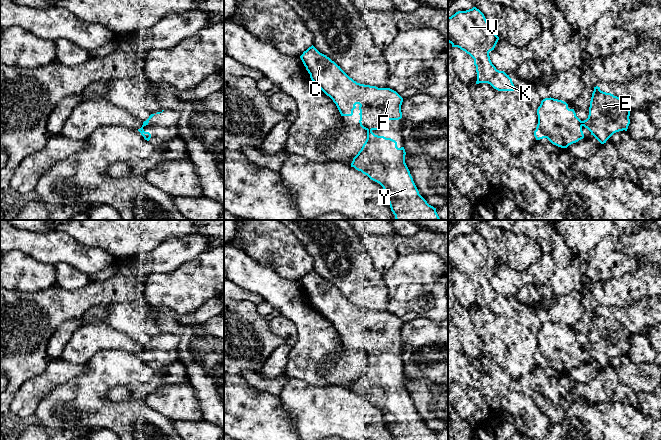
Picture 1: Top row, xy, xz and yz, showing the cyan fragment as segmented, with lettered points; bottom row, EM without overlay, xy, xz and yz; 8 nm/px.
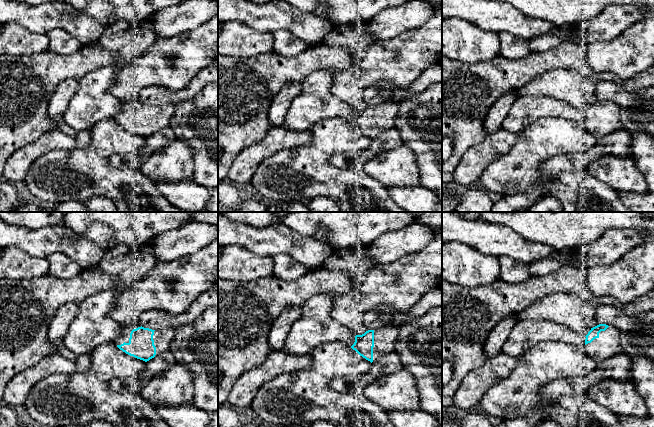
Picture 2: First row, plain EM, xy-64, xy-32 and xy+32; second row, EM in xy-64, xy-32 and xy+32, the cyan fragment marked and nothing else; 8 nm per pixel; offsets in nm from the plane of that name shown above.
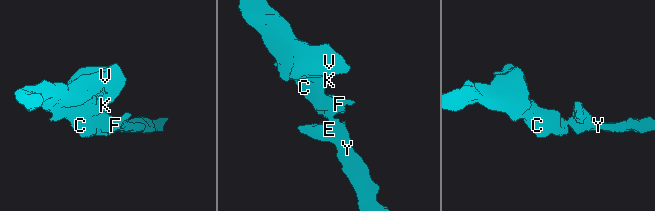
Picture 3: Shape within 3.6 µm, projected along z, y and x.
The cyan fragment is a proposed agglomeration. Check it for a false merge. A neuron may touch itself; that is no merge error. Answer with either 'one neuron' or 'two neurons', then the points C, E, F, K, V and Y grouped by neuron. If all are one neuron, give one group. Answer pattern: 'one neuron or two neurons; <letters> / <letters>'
one neuron; C E F K V Y

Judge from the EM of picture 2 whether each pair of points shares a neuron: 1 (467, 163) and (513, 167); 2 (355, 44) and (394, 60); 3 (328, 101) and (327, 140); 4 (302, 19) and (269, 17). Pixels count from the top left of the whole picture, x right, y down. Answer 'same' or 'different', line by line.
1: different
2: different
3: different
4: same

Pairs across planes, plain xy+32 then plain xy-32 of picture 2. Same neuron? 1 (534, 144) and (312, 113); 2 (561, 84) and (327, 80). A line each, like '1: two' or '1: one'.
1: two
2: two

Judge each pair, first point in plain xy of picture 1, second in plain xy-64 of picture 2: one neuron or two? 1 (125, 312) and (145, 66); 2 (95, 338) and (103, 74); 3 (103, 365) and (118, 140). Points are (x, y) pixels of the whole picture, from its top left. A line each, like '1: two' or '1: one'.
1: one
2: one
3: one

